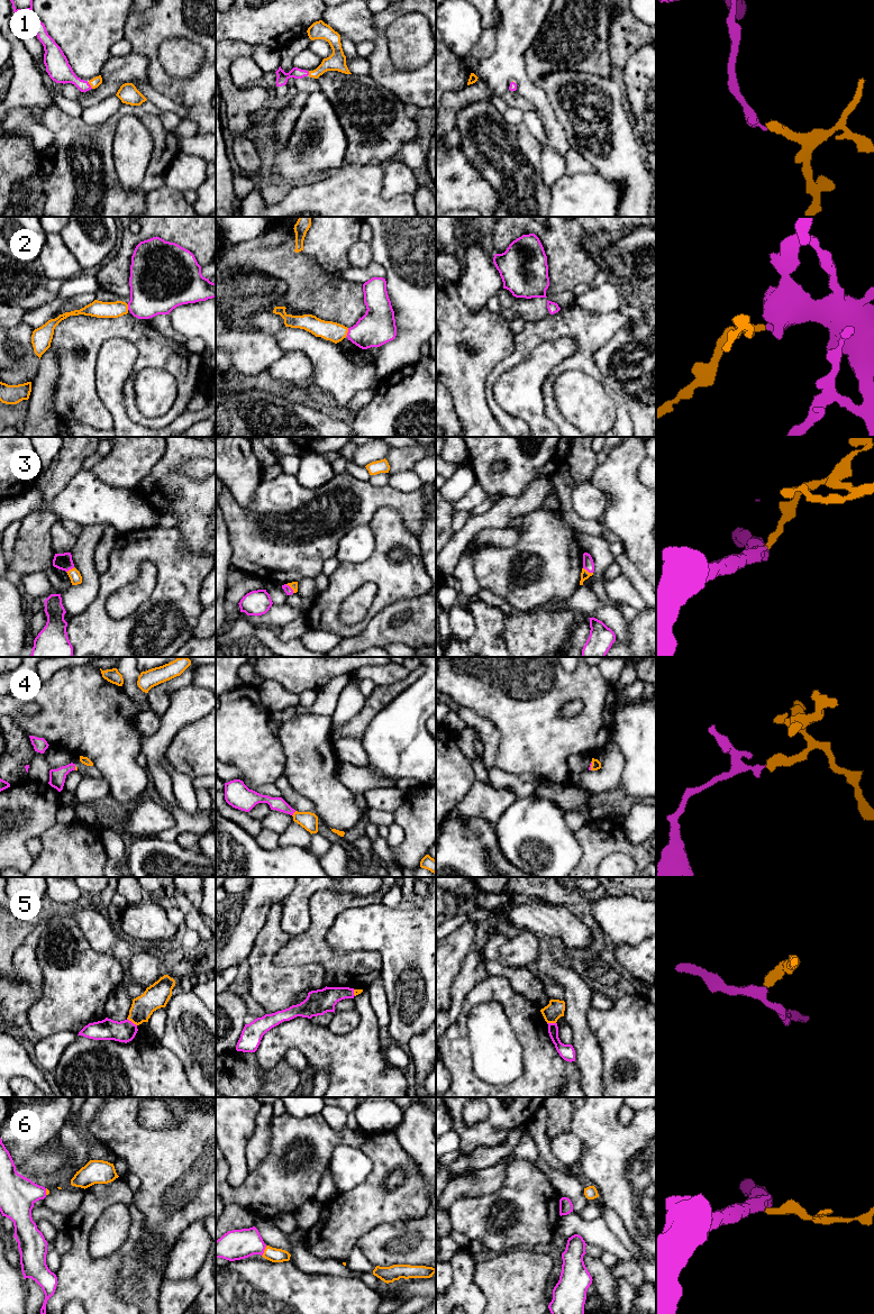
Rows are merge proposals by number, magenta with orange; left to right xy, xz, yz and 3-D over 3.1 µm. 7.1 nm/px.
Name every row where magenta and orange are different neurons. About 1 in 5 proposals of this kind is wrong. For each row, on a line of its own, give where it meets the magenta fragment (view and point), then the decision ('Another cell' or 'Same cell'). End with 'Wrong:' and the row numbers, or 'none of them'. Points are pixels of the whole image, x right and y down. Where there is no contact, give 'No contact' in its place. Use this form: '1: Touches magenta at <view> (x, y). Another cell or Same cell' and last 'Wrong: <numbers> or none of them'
1: Touches magenta at xy (90, 85). Same cell
2: Touches magenta at xz (347, 332). Same cell
3: Touches magenta at xz (290, 587). Same cell
4: Touches magenta at xz (293, 812). Same cell
5: Touches magenta at xy (130, 1021). Another cell
6: Touches magenta at xz (263, 1251). Same cell
Wrong: 5

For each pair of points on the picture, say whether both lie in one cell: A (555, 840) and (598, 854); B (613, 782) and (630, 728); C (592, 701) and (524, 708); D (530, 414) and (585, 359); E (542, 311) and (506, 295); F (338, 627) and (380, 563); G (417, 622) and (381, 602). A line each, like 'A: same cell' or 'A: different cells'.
A: different cells
B: different cells
C: same cell
D: different cells
E: same cell
F: same cell
G: different cells

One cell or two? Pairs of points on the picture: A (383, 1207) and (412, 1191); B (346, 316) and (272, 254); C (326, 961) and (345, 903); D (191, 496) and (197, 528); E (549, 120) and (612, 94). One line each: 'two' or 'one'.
A: one
B: one
C: one
D: one
E: two

